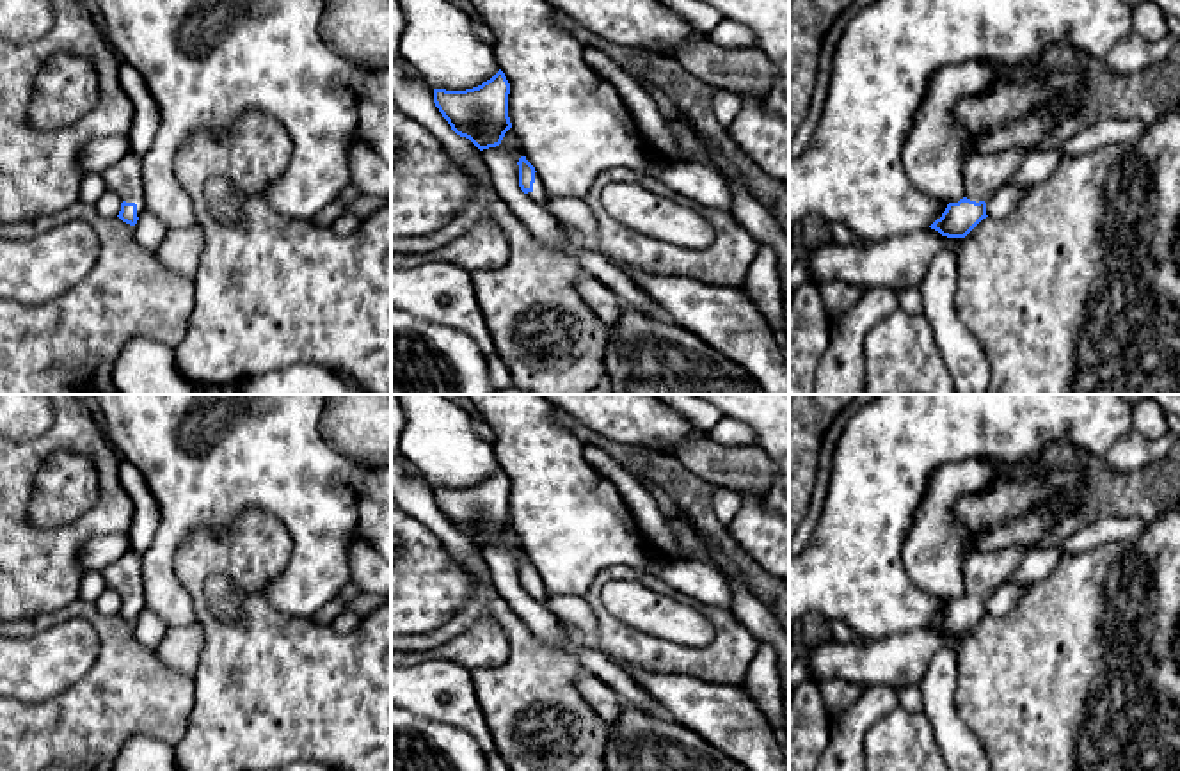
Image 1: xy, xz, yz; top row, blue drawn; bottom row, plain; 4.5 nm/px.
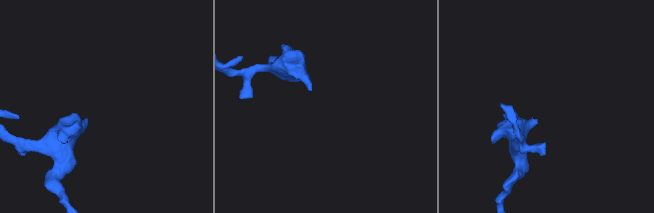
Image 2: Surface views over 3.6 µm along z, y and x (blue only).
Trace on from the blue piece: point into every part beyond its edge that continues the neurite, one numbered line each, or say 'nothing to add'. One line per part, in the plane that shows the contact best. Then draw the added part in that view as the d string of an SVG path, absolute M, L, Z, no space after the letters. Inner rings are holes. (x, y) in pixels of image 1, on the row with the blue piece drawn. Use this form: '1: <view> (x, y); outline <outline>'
1: xy (125, 178); outline M126 153L119 162L101 172L105 187L117 194L121 201L137 204L137 217L146 211L142 185L142 158Z

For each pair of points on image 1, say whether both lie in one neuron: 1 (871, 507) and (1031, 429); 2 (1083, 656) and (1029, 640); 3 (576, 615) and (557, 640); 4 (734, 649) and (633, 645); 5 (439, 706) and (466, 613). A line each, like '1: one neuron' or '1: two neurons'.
1: one neuron
2: one neuron
3: one neuron
4: one neuron
5: two neurons

